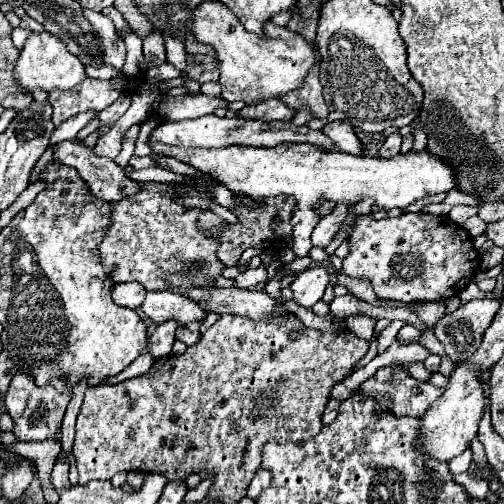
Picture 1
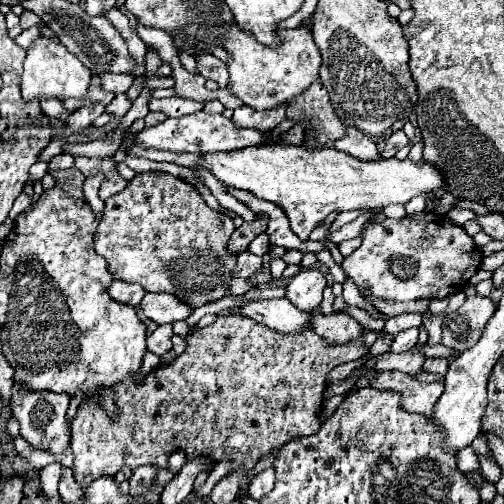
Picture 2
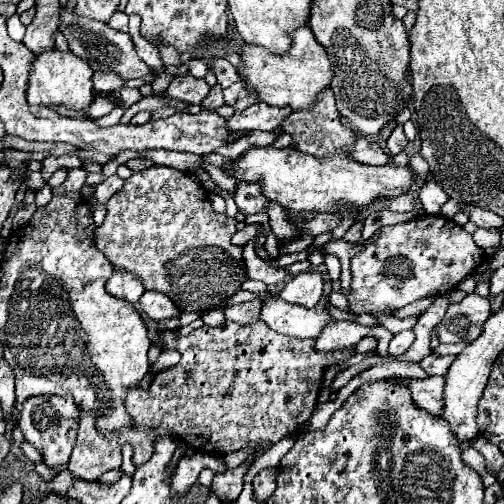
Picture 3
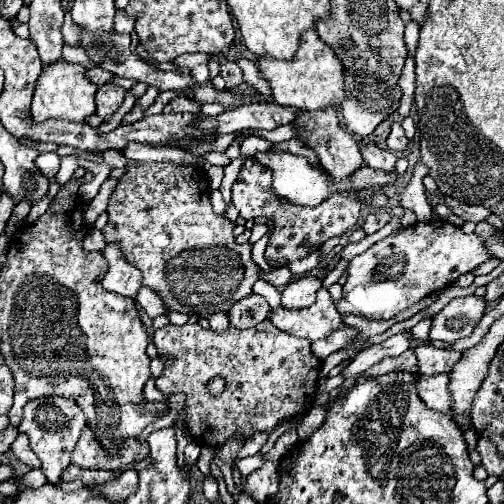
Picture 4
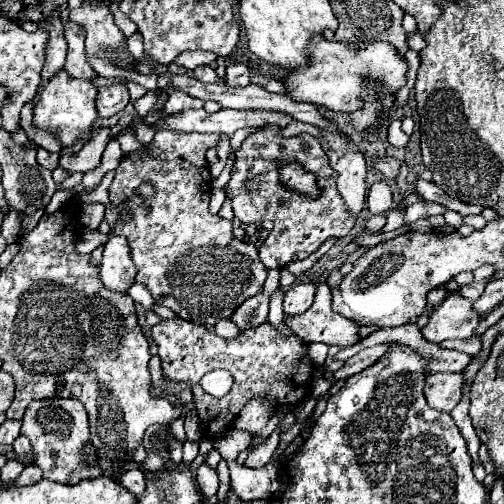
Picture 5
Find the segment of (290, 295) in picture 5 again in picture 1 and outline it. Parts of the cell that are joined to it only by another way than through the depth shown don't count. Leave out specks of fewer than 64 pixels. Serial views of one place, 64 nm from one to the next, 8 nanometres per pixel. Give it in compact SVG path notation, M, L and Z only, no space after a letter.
M310 266L304 272L296 274L292 282L294 302L302 308L312 308L324 294L324 288L328 286L328 272L322 266Z

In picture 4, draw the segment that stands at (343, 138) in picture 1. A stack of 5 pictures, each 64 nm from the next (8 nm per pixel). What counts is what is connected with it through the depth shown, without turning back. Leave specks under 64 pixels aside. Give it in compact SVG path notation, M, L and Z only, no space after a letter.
M364 146L364 148L362 148L362 156L364 156L364 162L366 162L370 168L382 170L382 172L394 172L396 162L398 162L398 158L396 158L392 152L380 150L380 148L376 148L376 146Z

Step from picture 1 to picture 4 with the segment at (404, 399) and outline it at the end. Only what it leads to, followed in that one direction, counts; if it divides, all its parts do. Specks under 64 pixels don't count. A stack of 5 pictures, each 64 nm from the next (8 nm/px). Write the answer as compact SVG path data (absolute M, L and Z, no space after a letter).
M436 374L436 376L420 376L418 388L420 388L420 398L424 404L432 410L450 414L452 412L452 394L448 390L450 376L448 374Z

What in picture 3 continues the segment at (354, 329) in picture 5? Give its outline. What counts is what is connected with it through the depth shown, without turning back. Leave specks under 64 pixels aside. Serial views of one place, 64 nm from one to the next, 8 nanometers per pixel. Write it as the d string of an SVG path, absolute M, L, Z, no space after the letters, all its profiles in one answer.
M322 296L314 308L292 306L280 298L268 298L264 300L262 320L280 334L292 334L296 338L318 338L334 318L326 306L326 296Z

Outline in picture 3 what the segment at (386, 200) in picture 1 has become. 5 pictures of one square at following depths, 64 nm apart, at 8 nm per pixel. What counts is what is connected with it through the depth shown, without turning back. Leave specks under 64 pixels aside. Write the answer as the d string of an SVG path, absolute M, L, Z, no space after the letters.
M250 148L238 162L236 162L236 180L262 180L262 188L264 188L264 196L268 196L270 200L278 202L280 206L294 210L294 212L322 212L322 210L336 210L340 206L342 200L354 204L356 208L366 206L378 198L396 198L402 192L406 192L410 188L412 182L412 170L410 166L406 168L398 168L394 164L388 166L366 166L360 164L356 160L348 160L348 156L332 156L328 160L316 160L314 156L308 156L296 148Z

